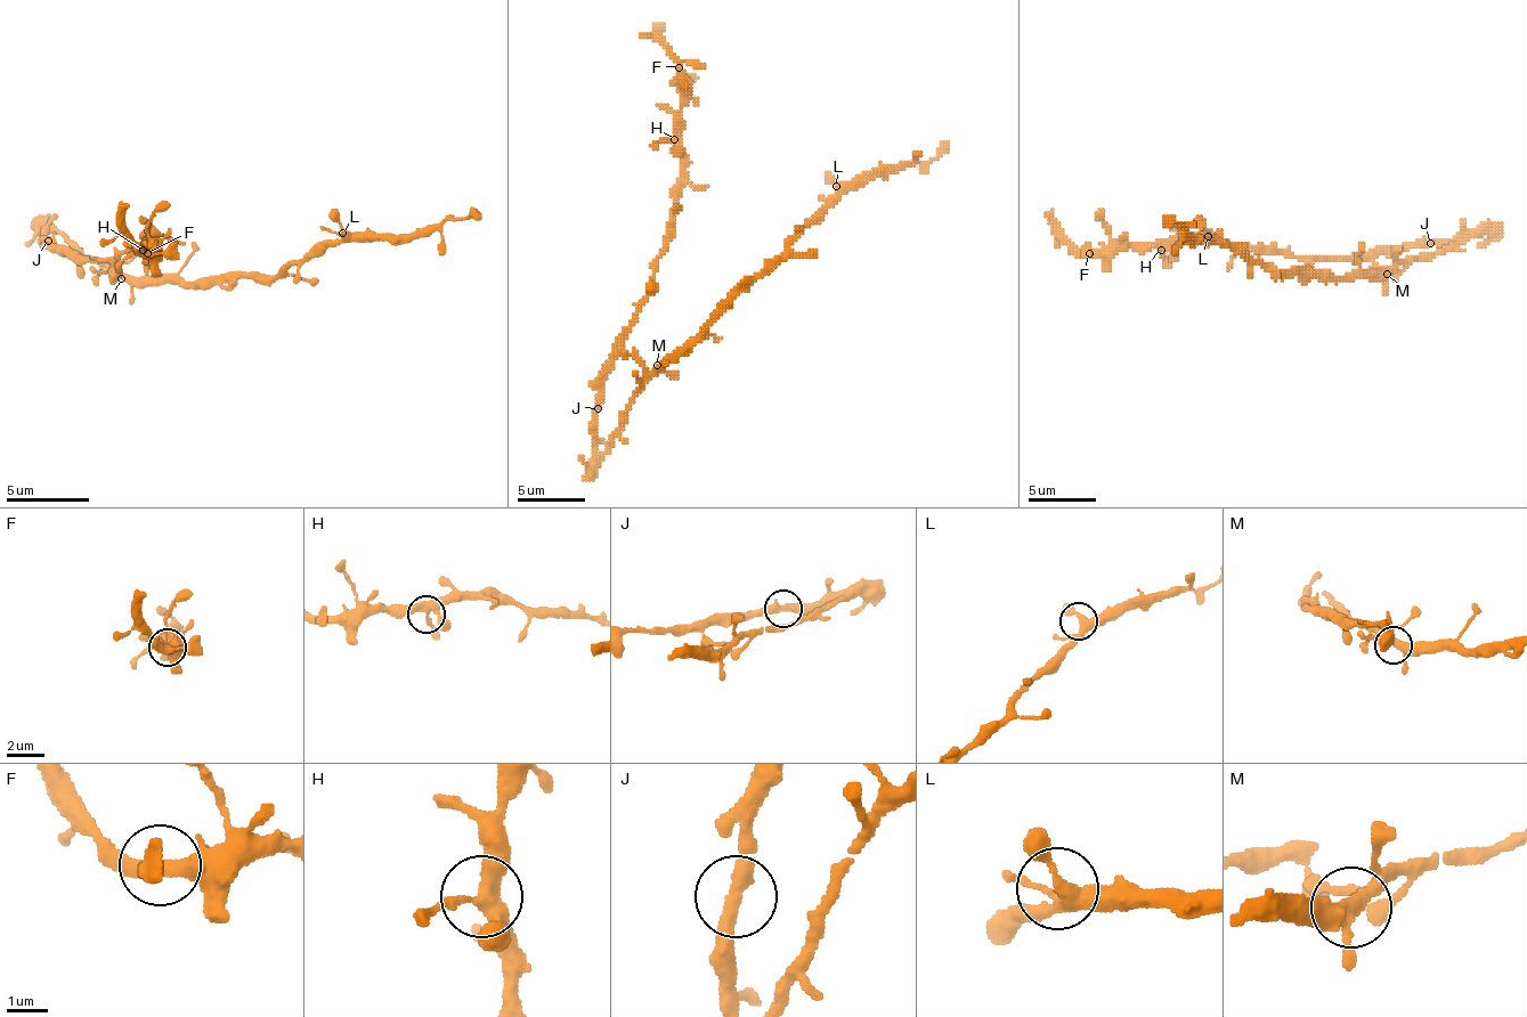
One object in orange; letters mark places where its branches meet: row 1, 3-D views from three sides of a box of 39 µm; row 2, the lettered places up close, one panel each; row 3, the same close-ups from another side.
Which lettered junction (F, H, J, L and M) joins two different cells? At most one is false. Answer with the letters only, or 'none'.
none

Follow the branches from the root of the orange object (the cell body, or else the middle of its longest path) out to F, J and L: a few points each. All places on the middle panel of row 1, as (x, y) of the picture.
F: (643, 368), (624, 351), (624, 331), (647, 294), (681, 179), (677, 67)
J: (643, 368), (624, 351), (610, 365), (603, 382), (603, 399), (597, 409)
L: (643, 368), (650, 372), (664, 368), (786, 250), (786, 243), (836, 193), (836, 186)

